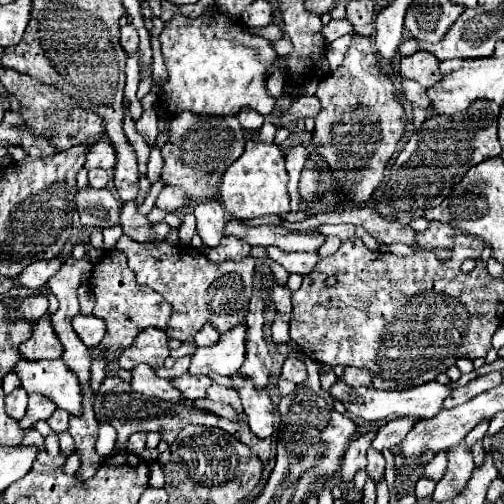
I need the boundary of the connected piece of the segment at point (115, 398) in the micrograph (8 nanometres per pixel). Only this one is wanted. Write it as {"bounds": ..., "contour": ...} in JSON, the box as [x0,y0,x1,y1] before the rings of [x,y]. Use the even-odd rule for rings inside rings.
{"bounds":[94,378,270,466],"contour":[[[104,378],[96,398],[94,398],[94,412],[96,412],[96,418],[98,422],[108,422],[110,426],[116,428],[118,432],[118,438],[120,440],[126,440],[130,434],[134,432],[160,432],[162,440],[172,444],[178,436],[178,432],[188,426],[188,424],[204,424],[204,426],[216,426],[216,428],[222,428],[226,430],[228,434],[232,434],[234,438],[238,438],[242,444],[246,444],[262,462],[262,466],[268,464],[268,458],[270,458],[270,438],[266,440],[260,440],[256,438],[250,428],[242,422],[230,422],[230,420],[222,420],[214,414],[206,414],[198,408],[192,406],[192,400],[180,400],[178,404],[168,404],[168,402],[158,402],[156,398],[144,398],[142,394],[136,394],[130,384],[126,384],[122,378]]]}

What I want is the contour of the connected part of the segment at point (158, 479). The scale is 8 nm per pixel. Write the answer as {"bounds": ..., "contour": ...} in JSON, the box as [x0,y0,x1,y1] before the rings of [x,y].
{"bounds":[150,462,164,488],"contour":[[[158,462],[150,464],[150,486],[156,486],[156,488],[164,486],[164,472]]]}

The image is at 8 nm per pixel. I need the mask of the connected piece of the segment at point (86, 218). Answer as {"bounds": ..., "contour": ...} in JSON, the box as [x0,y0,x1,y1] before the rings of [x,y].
{"bounds":[74,188,120,228],"contour":[[[78,188],[74,196],[80,222],[86,228],[108,228],[120,224],[120,202],[112,196],[110,188]]]}

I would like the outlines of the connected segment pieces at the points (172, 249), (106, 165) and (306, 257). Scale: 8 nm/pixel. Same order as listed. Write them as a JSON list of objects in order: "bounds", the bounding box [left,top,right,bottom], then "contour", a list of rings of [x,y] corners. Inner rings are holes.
[{"bounds":[115,234,256,340],"contour":[[[122,234],[115,248],[122,250],[128,258],[128,266],[136,274],[136,282],[150,286],[158,294],[162,294],[172,304],[172,318],[168,324],[168,336],[176,340],[188,340],[194,336],[206,322],[210,322],[220,334],[232,330],[240,318],[248,314],[248,302],[252,298],[252,278],[256,258],[248,256],[242,262],[224,262],[214,264],[204,258],[200,250],[192,246],[178,244],[170,246],[162,242],[160,246],[148,246],[132,240]]]},{"bounds":[84,138,116,170],"contour":[[[106,138],[100,140],[100,142],[96,142],[96,144],[92,144],[92,146],[88,146],[84,158],[86,158],[86,164],[84,164],[84,166],[86,166],[88,170],[90,170],[90,168],[110,170],[110,168],[114,168],[114,164],[116,164],[116,154],[114,154],[114,150],[112,150],[112,144],[110,144]]]},{"bounds":[266,246,318,274],"contour":[[[268,246],[266,254],[272,260],[276,260],[278,264],[282,264],[288,272],[296,272],[296,274],[308,274],[318,262],[316,252],[292,252],[292,254],[288,254],[276,246]]]}]

